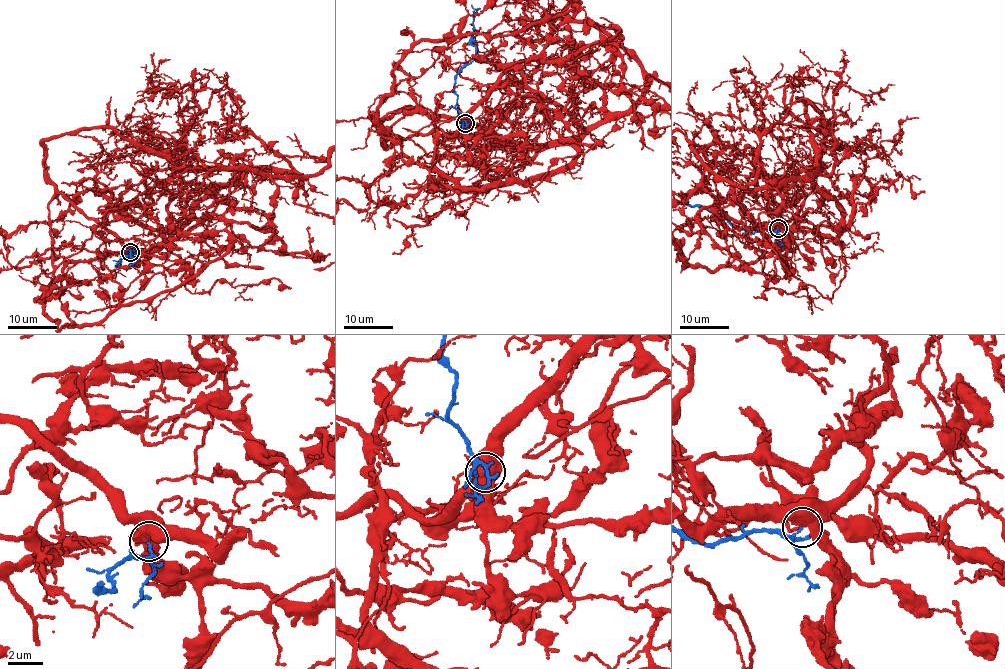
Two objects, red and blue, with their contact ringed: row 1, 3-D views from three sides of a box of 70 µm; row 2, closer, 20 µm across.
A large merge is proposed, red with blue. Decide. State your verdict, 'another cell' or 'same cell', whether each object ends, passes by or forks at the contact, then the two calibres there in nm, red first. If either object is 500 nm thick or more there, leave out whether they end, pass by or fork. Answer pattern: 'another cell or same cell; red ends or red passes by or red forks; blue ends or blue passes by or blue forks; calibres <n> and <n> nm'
another cell; calibres 650 and 130 nm

